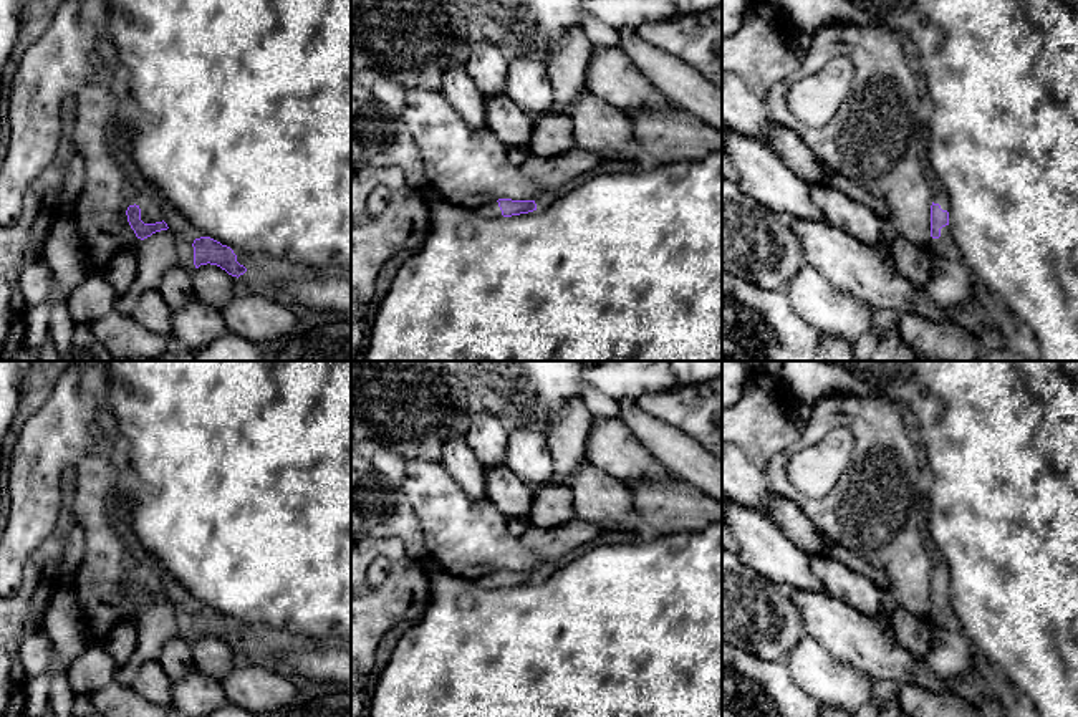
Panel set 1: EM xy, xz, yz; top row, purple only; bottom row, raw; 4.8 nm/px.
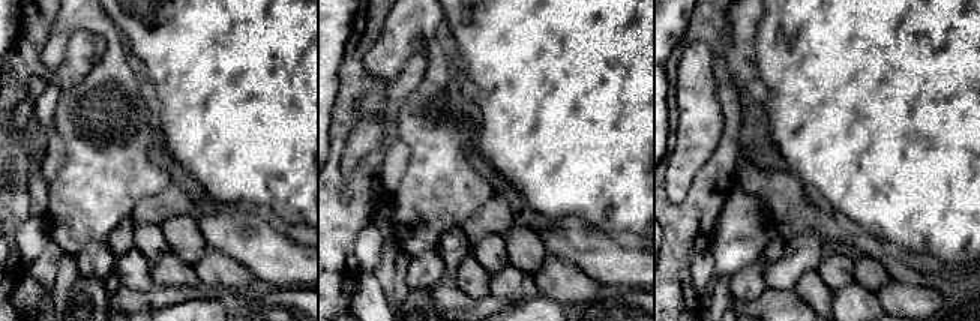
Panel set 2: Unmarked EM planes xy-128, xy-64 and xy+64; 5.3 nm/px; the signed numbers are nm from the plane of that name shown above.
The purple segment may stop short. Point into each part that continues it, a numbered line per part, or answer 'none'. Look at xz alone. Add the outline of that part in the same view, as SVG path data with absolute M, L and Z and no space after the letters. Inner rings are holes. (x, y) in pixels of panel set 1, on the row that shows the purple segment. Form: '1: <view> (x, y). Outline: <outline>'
1: xz (489, 211). Outline: M497 200L495 202L488 202L485 205L480 205L472 212L475 215L482 217L482 219L500 219L500 217L503 217Z

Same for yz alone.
1: yz (944, 245). Outline: M949 225L941 229L939 238L931 238L929 247L939 257L944 257L944 258L949 258L949 260L962 260L960 253L957 250L957 245L955 245L955 242L950 235Z

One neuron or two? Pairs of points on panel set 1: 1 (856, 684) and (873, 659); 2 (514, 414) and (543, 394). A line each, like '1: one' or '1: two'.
1: two
2: one

